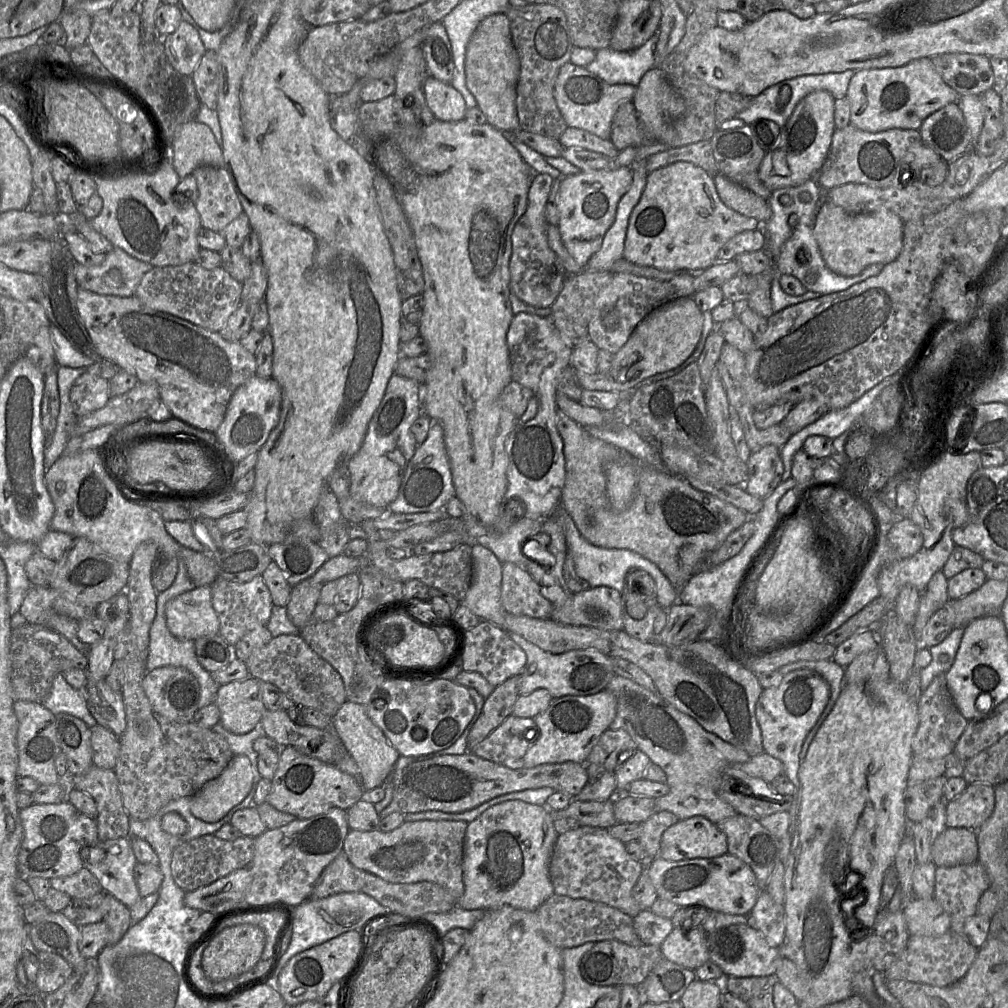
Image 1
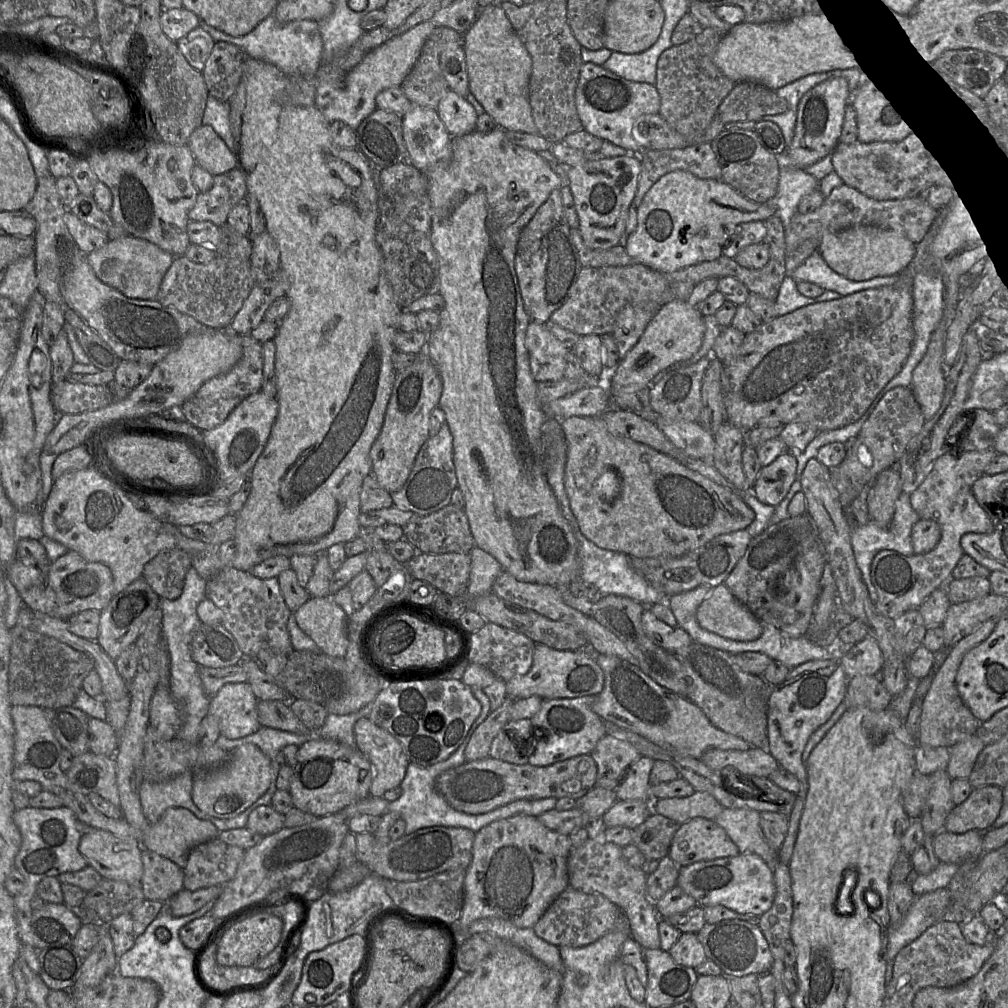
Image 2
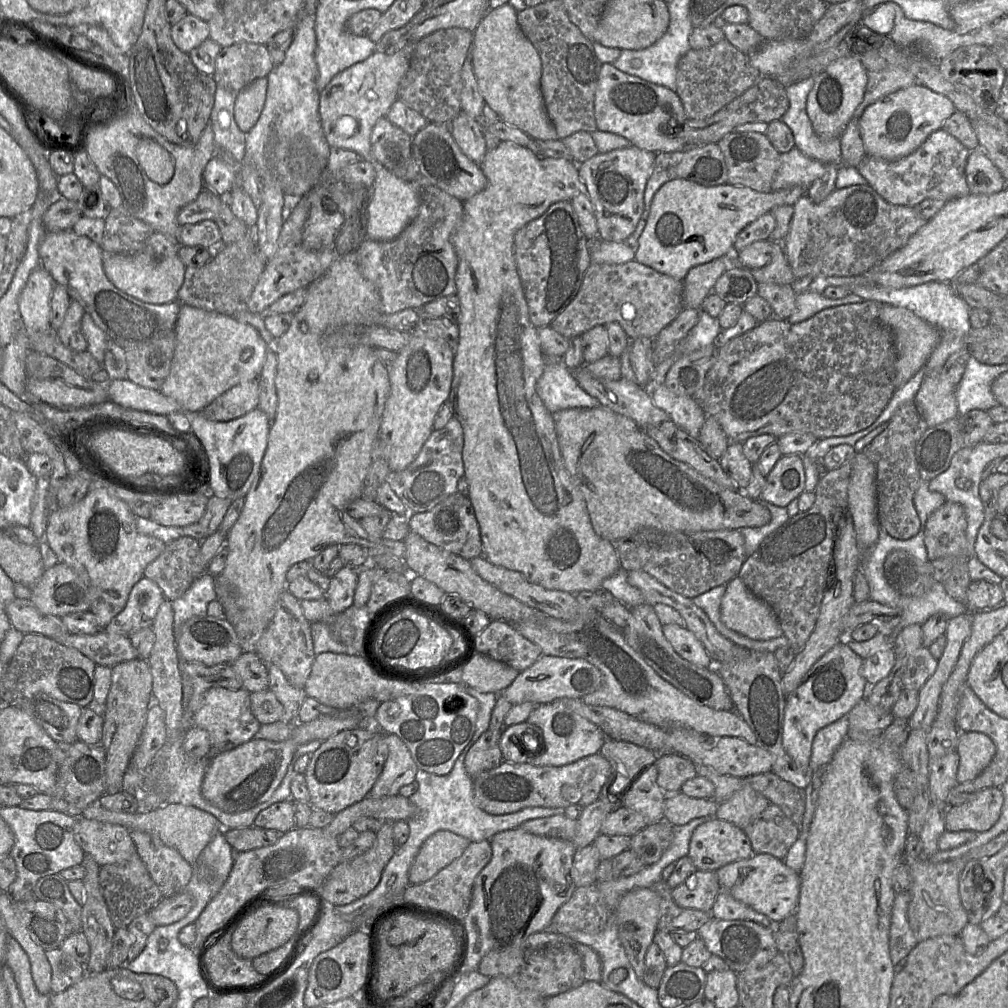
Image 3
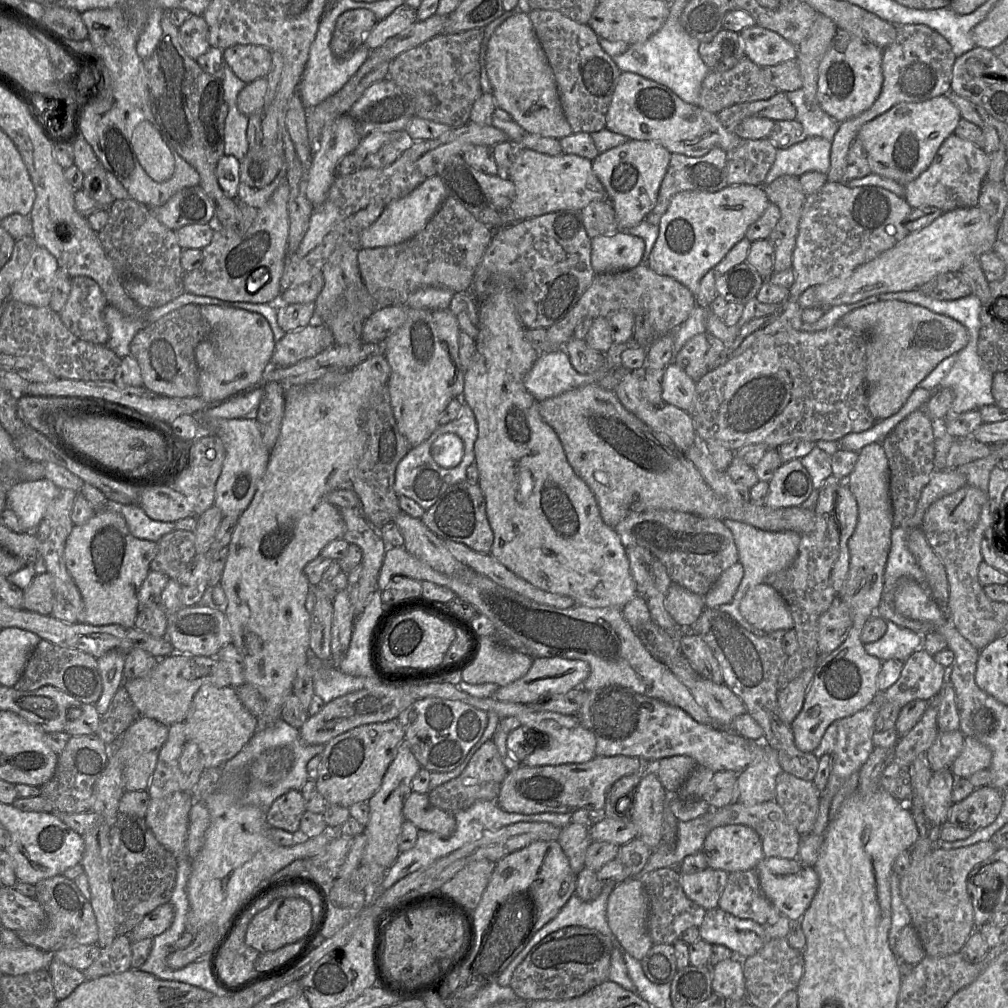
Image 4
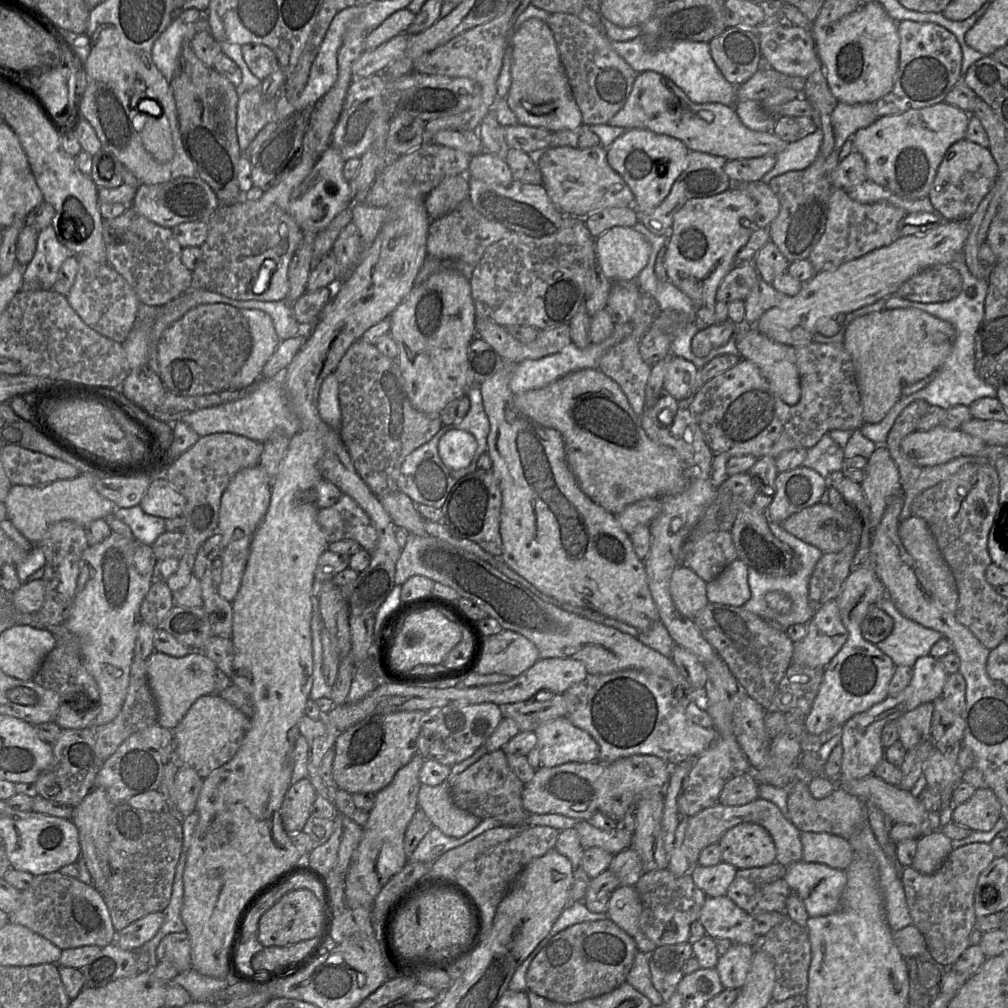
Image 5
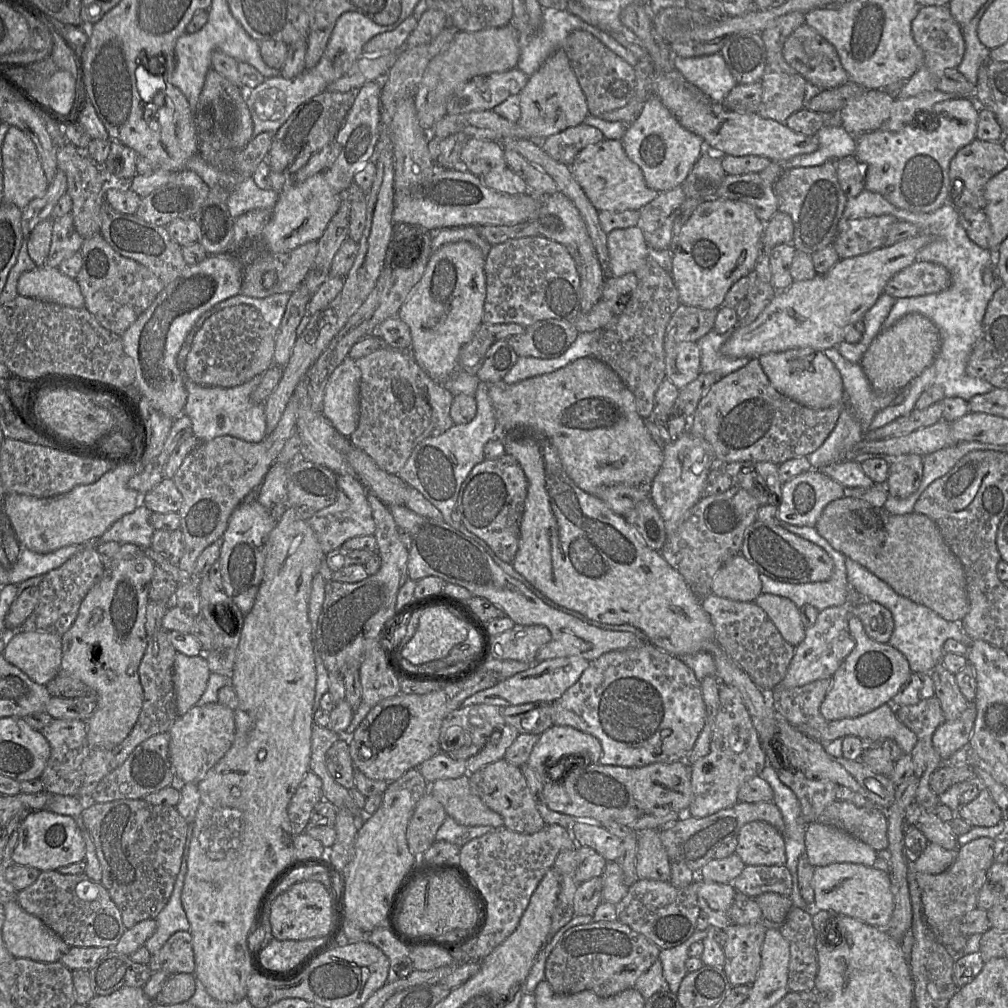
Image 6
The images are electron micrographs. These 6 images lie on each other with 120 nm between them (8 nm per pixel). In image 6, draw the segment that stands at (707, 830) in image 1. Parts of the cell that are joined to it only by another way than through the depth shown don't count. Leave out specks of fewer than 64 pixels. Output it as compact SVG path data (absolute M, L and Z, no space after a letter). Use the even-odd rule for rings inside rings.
M751 821L737 833L734 853L748 865L785 865L786 840L783 833L765 821Z

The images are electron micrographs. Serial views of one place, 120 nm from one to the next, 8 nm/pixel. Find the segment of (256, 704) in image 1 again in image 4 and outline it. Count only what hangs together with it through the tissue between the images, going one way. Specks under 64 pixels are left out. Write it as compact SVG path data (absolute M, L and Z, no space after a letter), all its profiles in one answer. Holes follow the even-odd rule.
M201 686L184 723L186 741L198 746L205 769L223 766L242 750L259 728L259 720L244 707L236 688L231 686Z

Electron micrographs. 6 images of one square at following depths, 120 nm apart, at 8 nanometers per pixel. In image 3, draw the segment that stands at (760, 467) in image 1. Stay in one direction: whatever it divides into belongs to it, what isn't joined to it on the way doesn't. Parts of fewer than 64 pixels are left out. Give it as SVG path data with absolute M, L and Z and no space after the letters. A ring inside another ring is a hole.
M782 455L765 480L760 498L786 508L805 489L805 469L801 455Z

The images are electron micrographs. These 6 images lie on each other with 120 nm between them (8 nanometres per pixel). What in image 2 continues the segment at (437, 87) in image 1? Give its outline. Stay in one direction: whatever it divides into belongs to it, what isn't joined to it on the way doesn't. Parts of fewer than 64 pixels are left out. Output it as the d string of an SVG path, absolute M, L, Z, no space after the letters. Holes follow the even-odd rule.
M450 89L441 98L436 111L452 137L469 134L477 128L478 114L472 104Z

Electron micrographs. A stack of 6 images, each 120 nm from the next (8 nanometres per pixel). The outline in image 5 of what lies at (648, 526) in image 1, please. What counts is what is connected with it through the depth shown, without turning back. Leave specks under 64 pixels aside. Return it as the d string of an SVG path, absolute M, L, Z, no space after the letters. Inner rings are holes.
M598 368L575 371L541 389L516 394L513 405L539 425L559 432L577 485L593 502L615 516L639 500L676 495L688 488L687 471L677 452L649 438L619 385ZM817 503L804 508L780 524L787 532L808 544L816 546L823 553L840 552L849 543L855 543L858 549L863 529L863 520L854 508L853 512L840 512L827 503Z

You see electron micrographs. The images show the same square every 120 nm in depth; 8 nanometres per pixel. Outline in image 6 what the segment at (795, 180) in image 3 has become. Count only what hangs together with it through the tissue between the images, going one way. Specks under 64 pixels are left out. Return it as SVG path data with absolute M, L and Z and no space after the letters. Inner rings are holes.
M826 124L815 136L819 142L817 150L780 162L784 170L817 166L827 161L837 161L846 156L854 155L856 152L857 137L850 135L842 126Z

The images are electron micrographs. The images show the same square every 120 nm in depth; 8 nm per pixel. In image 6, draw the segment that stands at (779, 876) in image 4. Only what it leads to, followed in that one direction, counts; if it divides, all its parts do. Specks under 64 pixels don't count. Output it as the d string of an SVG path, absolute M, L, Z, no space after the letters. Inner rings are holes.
M833 863L815 867L812 887L815 910L825 910L858 919L885 929L894 911L894 893L890 872L854 863Z

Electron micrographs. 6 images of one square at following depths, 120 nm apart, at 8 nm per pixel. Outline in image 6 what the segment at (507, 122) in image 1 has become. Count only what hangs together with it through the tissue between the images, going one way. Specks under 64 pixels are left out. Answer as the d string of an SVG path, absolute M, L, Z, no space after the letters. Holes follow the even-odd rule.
M563 49L548 57L542 66L530 75L519 96L521 115L517 123L532 139L545 139L569 127L577 126L583 123L589 113L585 94Z

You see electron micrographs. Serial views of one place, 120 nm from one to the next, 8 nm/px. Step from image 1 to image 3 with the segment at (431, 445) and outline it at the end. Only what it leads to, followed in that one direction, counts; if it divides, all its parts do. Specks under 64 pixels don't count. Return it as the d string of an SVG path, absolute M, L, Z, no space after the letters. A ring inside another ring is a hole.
M453 417L448 421L445 427L432 431L418 456L405 470L401 472L390 472L386 477L386 481L389 483L389 486L396 493L396 495L401 499L403 504L407 507L409 512L414 514L417 512L429 511L457 491L458 481L464 475L462 449L463 429L459 420Z

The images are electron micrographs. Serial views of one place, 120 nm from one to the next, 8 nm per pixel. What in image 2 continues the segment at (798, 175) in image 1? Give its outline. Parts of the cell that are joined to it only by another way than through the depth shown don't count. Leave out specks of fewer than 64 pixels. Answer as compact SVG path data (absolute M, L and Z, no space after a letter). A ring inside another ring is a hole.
M844 77L829 78L810 89L799 102L793 139L786 151L777 155L782 165L805 169L831 154L839 142L849 102L849 86Z

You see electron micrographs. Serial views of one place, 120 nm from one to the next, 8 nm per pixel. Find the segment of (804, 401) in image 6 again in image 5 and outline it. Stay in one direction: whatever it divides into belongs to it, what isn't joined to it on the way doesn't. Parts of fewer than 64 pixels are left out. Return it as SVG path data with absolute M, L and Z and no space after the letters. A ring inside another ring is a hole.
M748 329L734 335L736 346L742 359L752 361L767 381L779 392L789 405L795 405L801 396L799 372L796 365L795 348L776 342L760 333L757 329Z

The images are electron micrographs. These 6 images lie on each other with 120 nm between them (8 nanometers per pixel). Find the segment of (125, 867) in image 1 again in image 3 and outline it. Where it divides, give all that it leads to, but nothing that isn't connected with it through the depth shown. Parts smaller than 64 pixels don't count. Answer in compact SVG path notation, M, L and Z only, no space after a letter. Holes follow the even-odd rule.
M77 817L74 840L100 867L125 863L137 854L127 828L97 820Z

